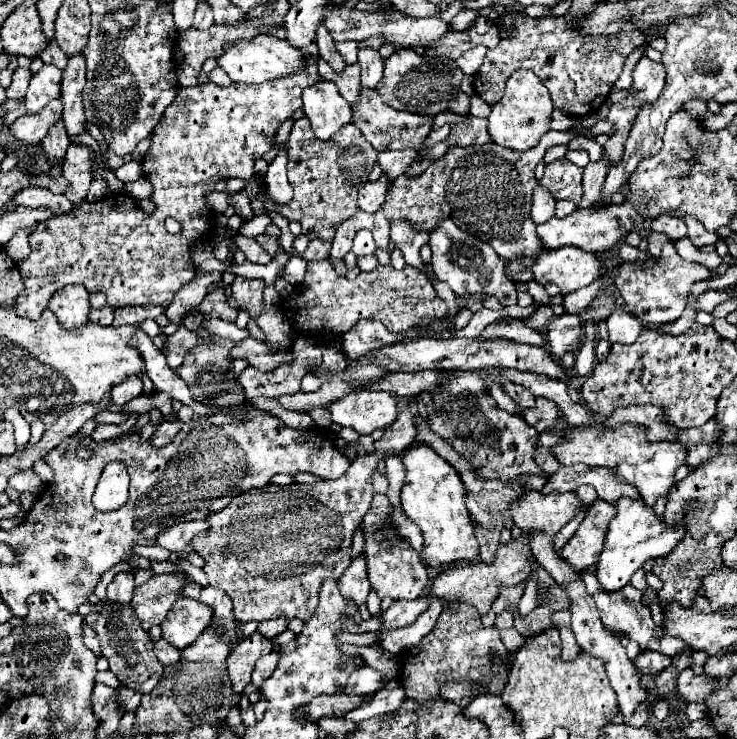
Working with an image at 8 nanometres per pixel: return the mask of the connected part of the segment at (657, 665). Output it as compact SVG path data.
M643 651L641 655L637 655L633 659L633 663L641 675L657 675L671 665L671 657L659 653L659 651Z

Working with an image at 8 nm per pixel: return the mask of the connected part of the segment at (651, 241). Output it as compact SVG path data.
M651 233L649 237L647 237L647 251L653 255L653 257L657 257L659 253L661 253L661 247L667 243L669 239L667 239L667 235L661 235L661 233Z

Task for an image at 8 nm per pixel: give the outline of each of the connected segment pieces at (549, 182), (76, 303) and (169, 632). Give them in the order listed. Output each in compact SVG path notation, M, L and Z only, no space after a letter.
M557 159L545 165L545 175L539 183L547 187L555 199L567 199L579 203L583 195L581 179L583 179L583 167L577 167L567 159Z
M81 285L61 287L49 301L49 309L55 313L61 325L77 329L89 321L89 293Z
M181 597L161 623L163 637L169 639L169 643L175 643L175 647L185 649L195 643L197 637L211 625L211 619L211 607L189 597Z

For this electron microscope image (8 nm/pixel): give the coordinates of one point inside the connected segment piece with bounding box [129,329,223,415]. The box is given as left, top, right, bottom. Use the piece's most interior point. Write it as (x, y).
(164, 379)

